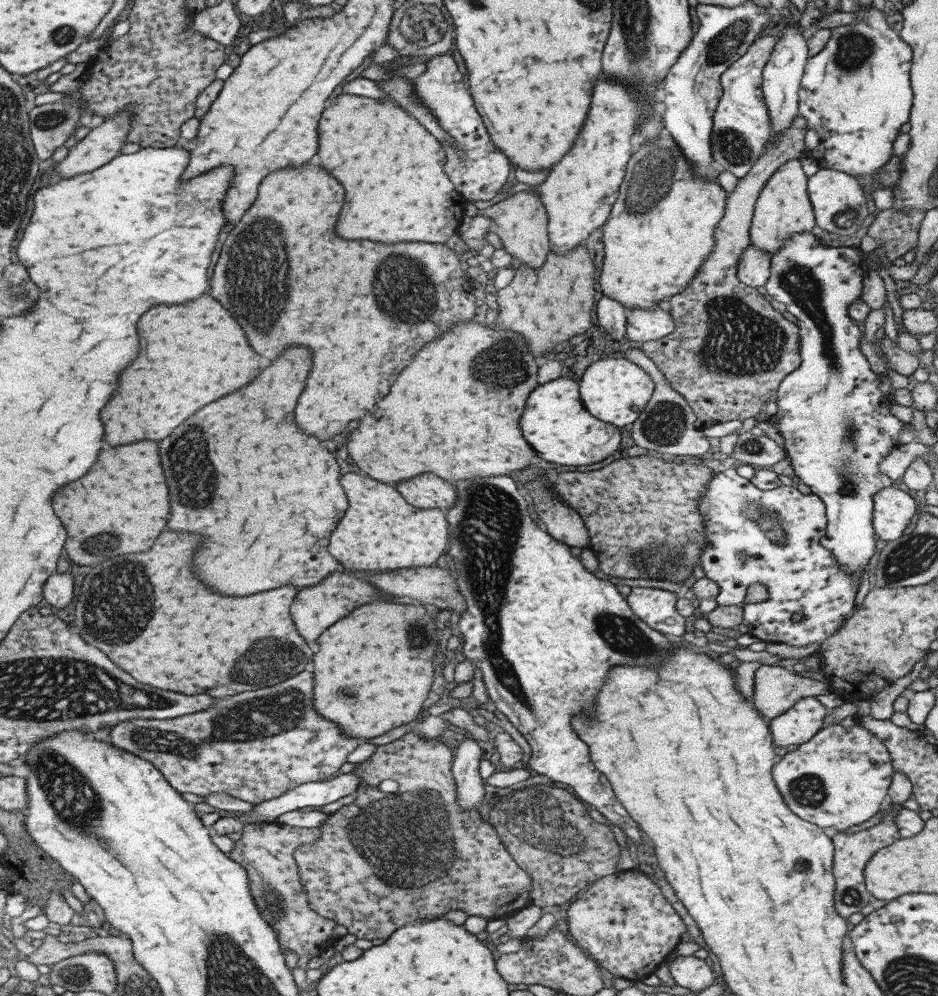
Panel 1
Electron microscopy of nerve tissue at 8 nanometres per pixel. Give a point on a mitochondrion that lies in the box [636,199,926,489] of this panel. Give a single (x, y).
(740, 342)

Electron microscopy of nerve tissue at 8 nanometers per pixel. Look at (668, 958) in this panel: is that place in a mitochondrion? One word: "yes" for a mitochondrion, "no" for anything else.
no

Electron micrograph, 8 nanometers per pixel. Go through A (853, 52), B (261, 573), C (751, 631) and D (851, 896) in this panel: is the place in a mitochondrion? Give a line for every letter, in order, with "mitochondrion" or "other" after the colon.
A: mitochondrion
B: other
C: other
D: mitochondrion

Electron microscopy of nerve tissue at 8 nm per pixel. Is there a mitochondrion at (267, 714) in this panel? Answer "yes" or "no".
yes

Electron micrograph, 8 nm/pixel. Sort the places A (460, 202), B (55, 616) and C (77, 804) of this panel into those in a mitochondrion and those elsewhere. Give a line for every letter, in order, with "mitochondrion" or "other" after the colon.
A: other
B: other
C: mitochondrion

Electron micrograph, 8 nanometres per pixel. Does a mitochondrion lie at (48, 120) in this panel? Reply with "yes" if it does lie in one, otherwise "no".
yes

